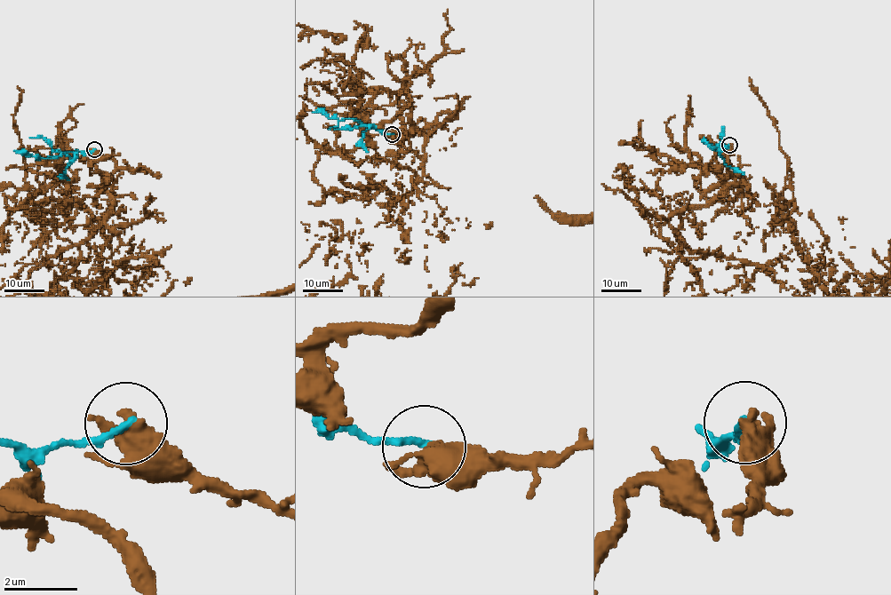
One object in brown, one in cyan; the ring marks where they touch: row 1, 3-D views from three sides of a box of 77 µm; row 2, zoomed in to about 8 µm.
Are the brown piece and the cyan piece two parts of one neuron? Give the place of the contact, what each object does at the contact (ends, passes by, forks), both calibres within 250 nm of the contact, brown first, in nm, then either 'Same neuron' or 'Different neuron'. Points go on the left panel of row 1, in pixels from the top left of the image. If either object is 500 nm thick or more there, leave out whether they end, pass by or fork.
Place: (94, 149). At the ring brown passes by. At the ring cyan ends. Thickness 440 nm (brown) against 200 nm. Different neuron

